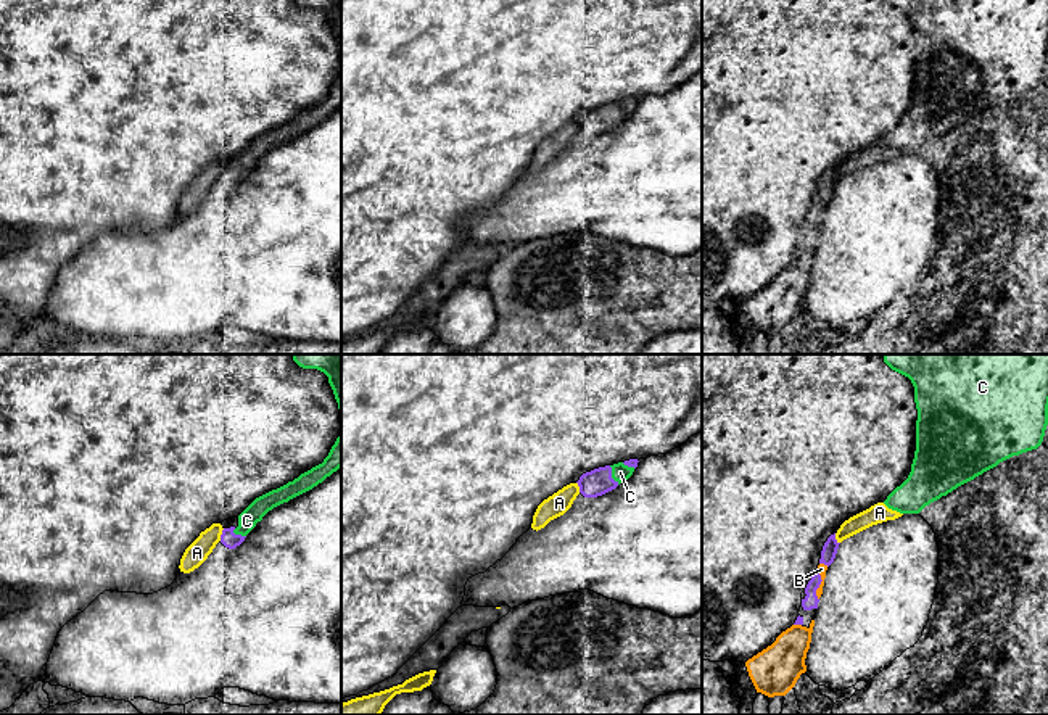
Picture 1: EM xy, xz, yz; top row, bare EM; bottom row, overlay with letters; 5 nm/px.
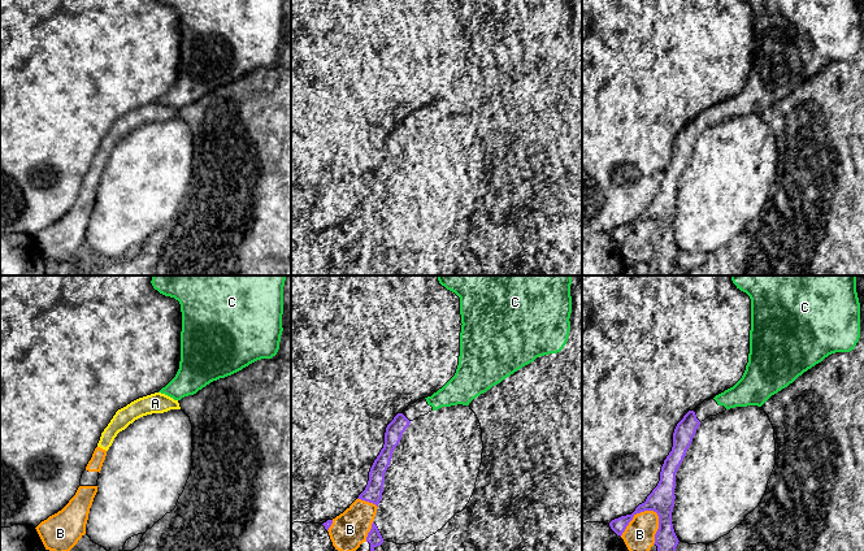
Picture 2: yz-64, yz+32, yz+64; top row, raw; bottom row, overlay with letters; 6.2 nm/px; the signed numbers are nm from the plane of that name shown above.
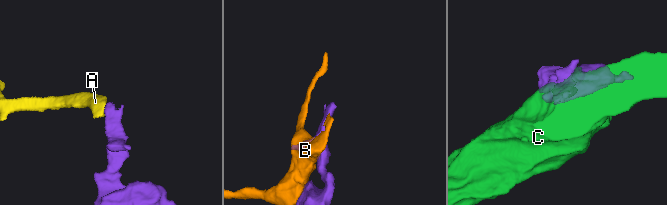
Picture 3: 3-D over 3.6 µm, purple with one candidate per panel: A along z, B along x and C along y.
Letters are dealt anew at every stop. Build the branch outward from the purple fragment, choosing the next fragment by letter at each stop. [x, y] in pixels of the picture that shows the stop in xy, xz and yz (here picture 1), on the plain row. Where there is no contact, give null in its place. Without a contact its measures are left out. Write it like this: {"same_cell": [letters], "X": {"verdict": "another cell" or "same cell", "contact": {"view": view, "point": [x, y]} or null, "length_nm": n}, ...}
{"same_cell": ["C"], "A": {"verdict": "another cell", "contact": {"view": "xy", "point": [221, 174]}, "length_nm": 70}, "B": {"verdict": "another cell", "contact": {"view": "yz", "point": [820, 223]}, "length_nm": 150}, "C": {"verdict": "same cell", "contact": {"view": "xz", "point": [610, 115]}, "length_nm": 110}}

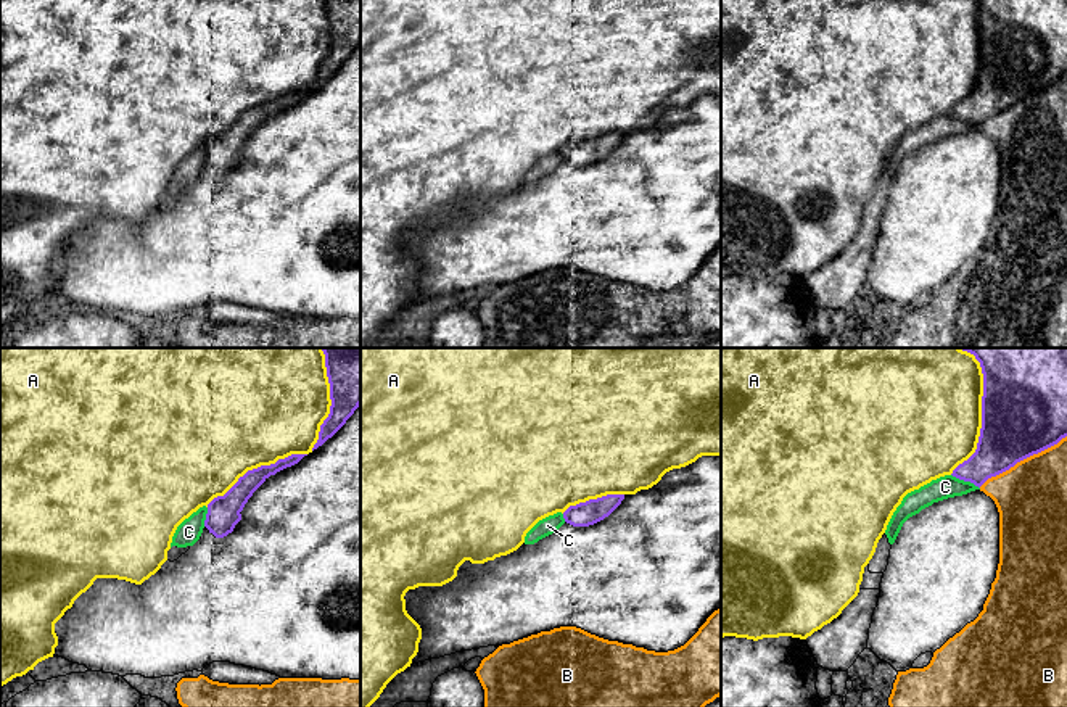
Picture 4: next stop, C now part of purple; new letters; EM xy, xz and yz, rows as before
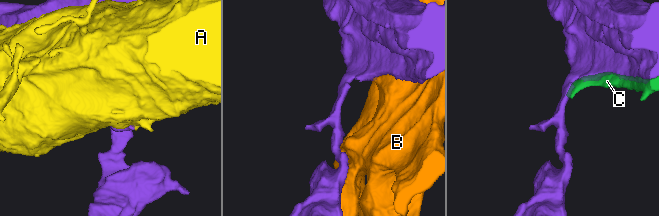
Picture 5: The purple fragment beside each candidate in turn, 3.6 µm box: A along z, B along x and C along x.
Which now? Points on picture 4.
{"same_cell": [], "A": {"verdict": "another cell", "contact": {"view": "yz", "point": [982, 58]}, "length_nm": 600}, "B": {"verdict": "another cell", "contact": {"view": "yz", "point": [1022, 99]}, "length_nm": 500}, "C": {"verdict": "another cell", "contact": {"view": "yz", "point": [966, 119]}, "length_nm": 160}}

